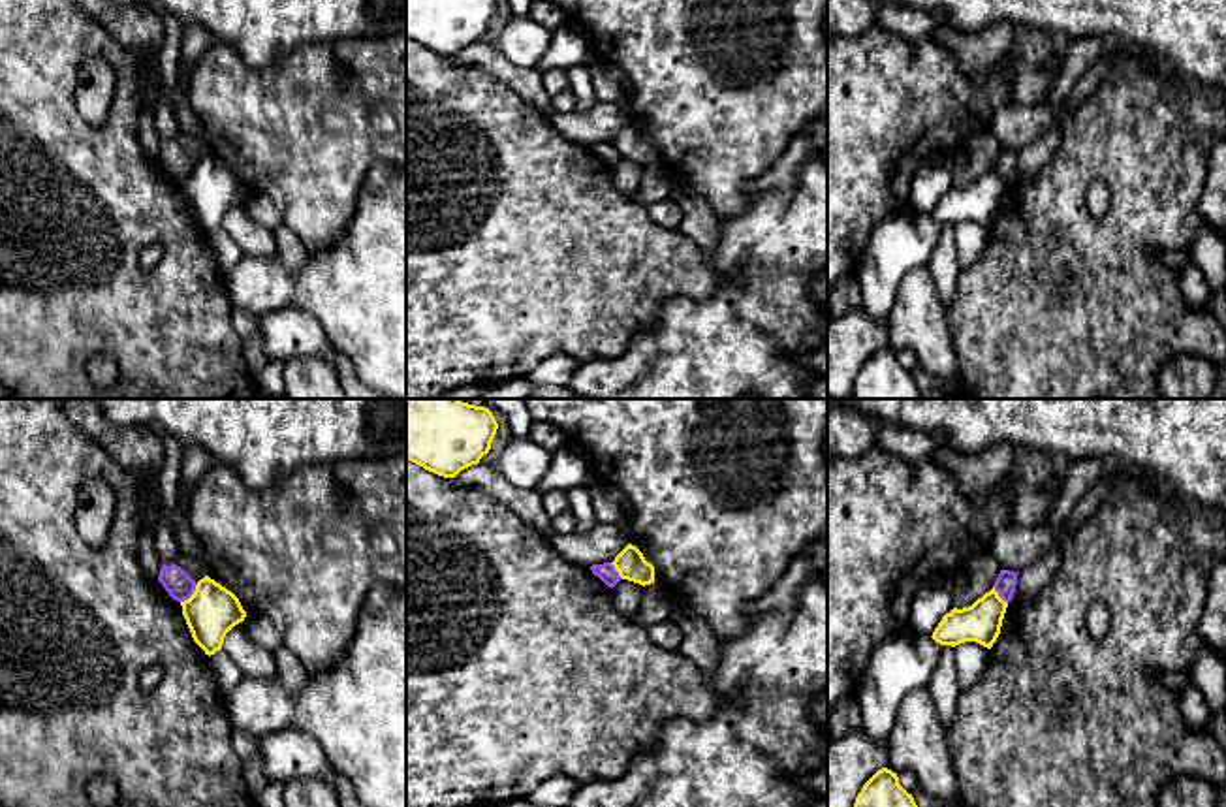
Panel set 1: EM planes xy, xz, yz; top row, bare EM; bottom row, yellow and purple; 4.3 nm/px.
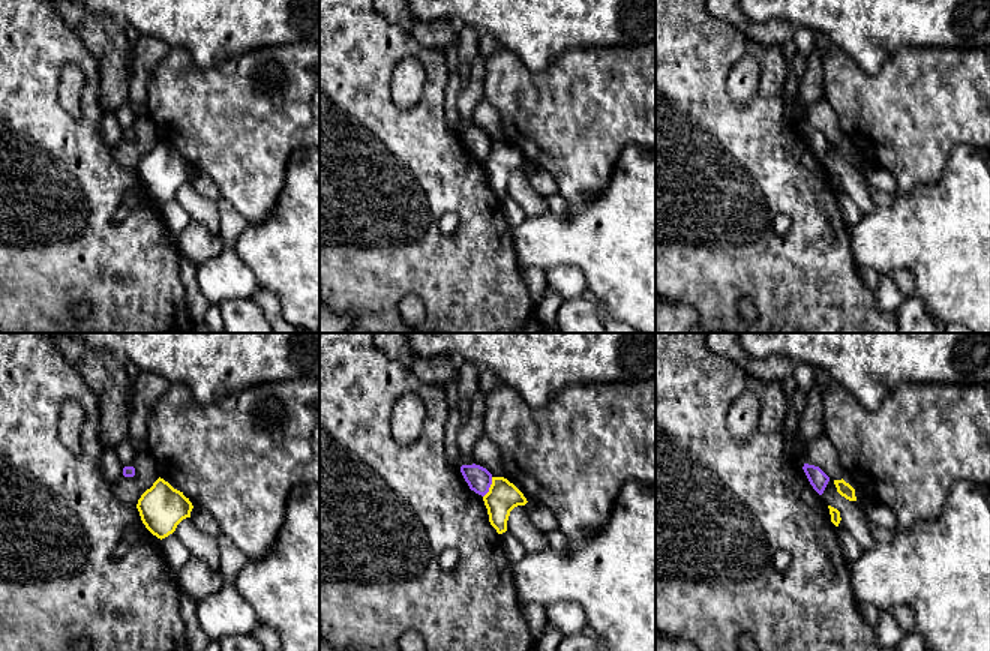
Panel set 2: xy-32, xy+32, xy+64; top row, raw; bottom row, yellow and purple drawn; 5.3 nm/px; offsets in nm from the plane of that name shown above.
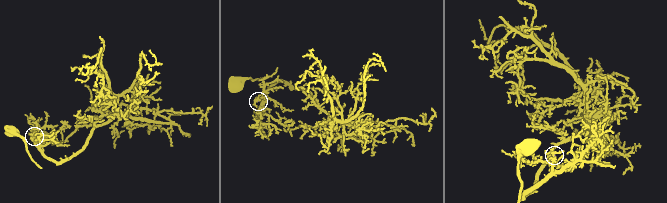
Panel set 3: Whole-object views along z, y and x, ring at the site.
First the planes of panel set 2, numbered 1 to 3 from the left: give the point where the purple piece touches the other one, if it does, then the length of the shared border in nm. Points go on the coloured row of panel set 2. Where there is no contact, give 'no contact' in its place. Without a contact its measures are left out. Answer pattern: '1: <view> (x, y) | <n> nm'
1: no contact
2: xy+32 (489, 488) | 120 nm
3: no contact

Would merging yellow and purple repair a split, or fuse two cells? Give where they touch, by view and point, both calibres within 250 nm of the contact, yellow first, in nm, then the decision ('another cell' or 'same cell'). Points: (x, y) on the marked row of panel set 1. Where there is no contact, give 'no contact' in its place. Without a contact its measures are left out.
meets yellow in xy at (192, 595); 220 nm thick on the yellow side, 120 nm on the other; another cell

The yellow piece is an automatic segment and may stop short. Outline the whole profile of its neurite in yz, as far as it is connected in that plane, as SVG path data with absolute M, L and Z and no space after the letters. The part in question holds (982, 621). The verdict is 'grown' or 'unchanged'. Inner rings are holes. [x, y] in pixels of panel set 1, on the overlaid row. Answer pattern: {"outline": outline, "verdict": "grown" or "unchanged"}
{"outline": "M993 587L972 606L963 609L953 608L946 613L931 638L940 645L955 647L965 641L976 641L991 649L1000 634L1006 608L1008 602Z", "verdict": "unchanged"}

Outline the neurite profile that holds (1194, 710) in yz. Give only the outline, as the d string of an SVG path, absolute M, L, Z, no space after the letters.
M1187 687L1179 692L1181 715L1190 728L1209 726L1213 711L1207 707L1205 698L1200 690Z

